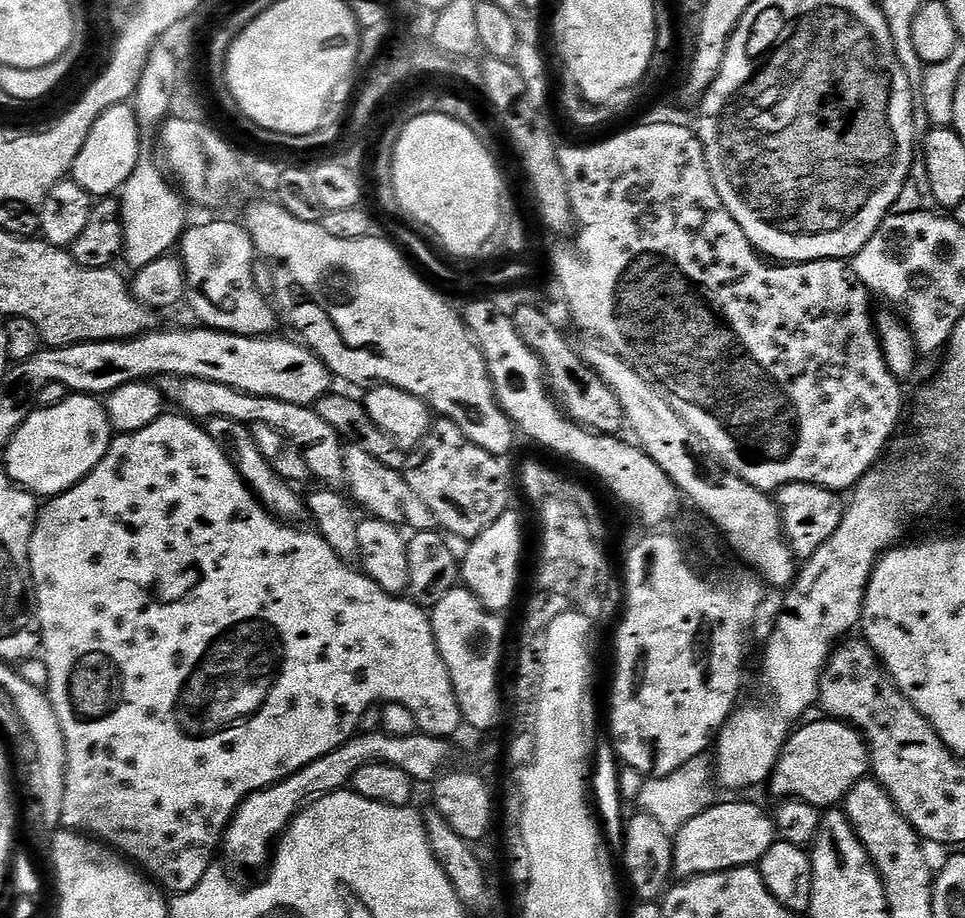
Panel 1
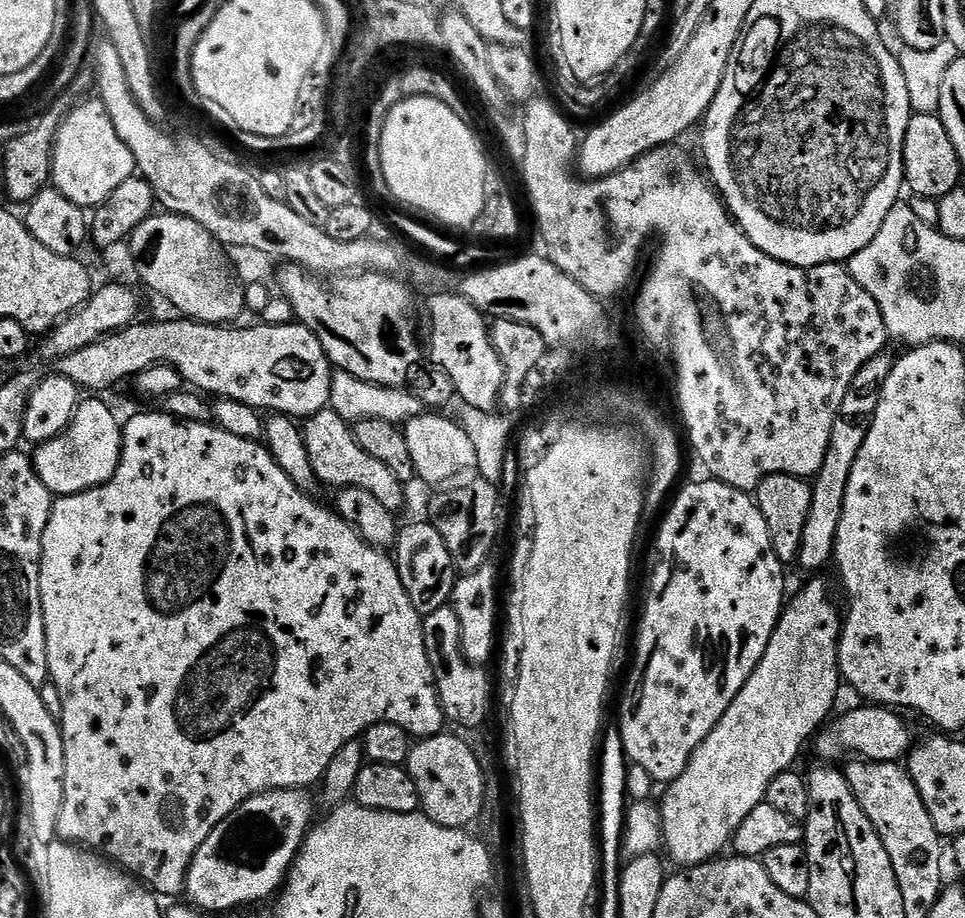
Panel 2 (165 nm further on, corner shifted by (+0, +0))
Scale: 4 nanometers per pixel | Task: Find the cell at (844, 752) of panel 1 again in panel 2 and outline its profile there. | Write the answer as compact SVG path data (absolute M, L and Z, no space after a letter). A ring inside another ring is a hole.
M887 706L864 707L868 708L852 708L845 716L837 715L820 729L815 737L814 745L816 744L817 754L824 759L821 761L840 762L845 758L863 758L894 764L905 759L911 751L912 741L910 742L908 724L900 717L903 715ZM843 756L848 757L843 758Z

